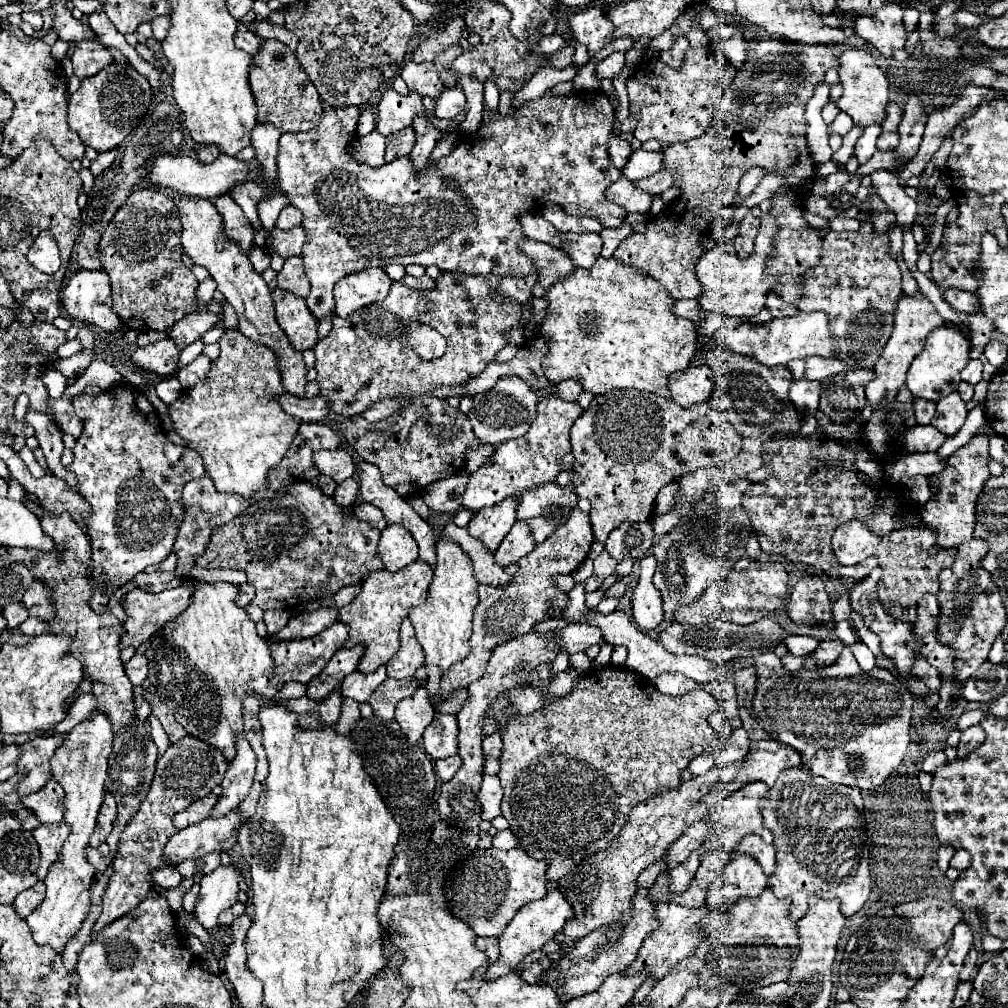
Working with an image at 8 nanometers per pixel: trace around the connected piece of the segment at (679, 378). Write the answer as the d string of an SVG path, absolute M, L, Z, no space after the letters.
M690 366L668 378L668 392L672 402L690 408L696 402L706 402L714 388L712 370L708 366Z

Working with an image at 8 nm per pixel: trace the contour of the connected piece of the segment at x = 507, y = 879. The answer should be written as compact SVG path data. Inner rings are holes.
M522 848L476 850L466 864L444 884L452 914L468 922L476 936L500 936L516 910L546 894L546 860L530 858Z

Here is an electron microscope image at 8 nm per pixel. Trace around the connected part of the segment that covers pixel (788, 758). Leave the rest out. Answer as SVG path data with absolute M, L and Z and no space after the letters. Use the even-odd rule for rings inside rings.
M760 740L750 742L750 756L746 766L736 774L732 784L726 786L726 792L732 792L748 782L764 782L772 786L782 770L788 768L800 768L802 766L802 754L782 742L776 740Z

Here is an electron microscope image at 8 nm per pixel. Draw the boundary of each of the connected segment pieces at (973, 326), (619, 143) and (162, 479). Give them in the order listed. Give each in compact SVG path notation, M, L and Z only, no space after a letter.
M980 308L974 314L968 314L968 332L972 338L972 350L970 350L970 358L980 358L984 352L984 346L990 342L990 334L994 332L992 328L992 320L988 320Z
M612 136L610 140L610 146L608 146L608 152L610 152L610 158L614 162L614 166L618 170L624 168L624 164L628 162L628 156L632 154L632 148L628 142L624 142L620 136Z
M122 384L110 390L100 390L98 394L80 392L74 396L74 412L84 422L84 434L76 440L74 462L68 466L78 478L80 492L92 506L92 520L86 520L88 536L92 544L92 576L98 582L90 606L100 612L118 586L124 586L138 572L150 564L160 564L172 552L178 526L182 522L184 506L180 502L182 488L192 478L202 478L206 474L204 460L200 460L196 450L186 450L168 440L160 426L158 412L154 404L144 396L142 390L126 386L132 394L132 402L122 406Z

